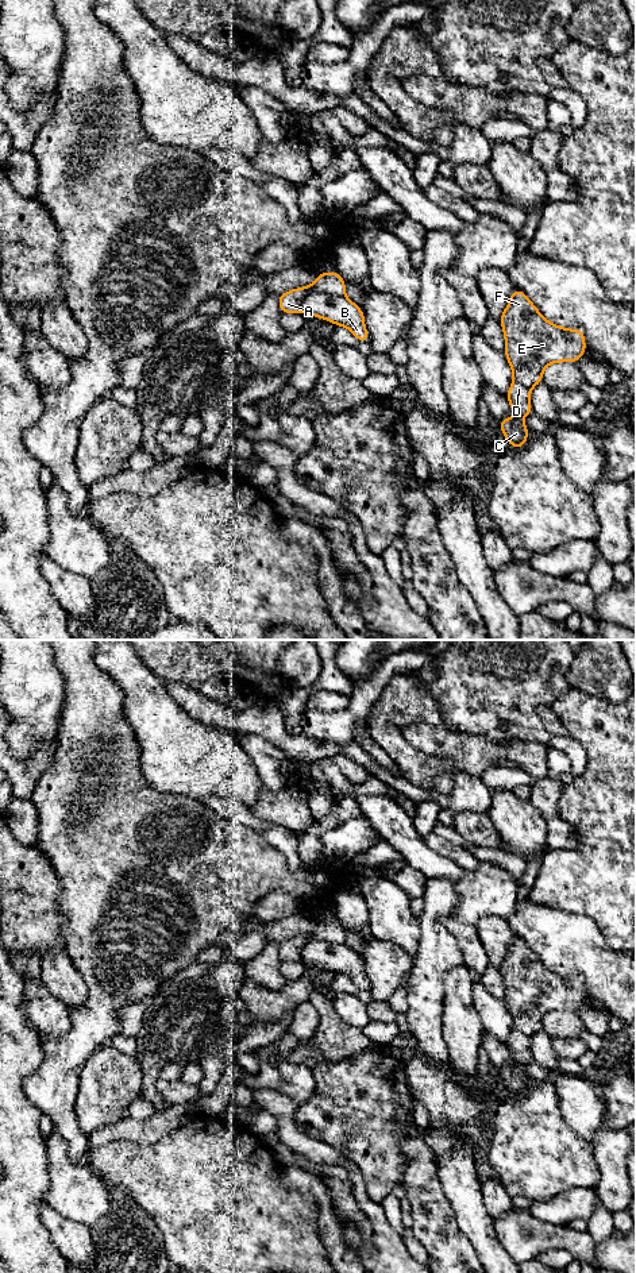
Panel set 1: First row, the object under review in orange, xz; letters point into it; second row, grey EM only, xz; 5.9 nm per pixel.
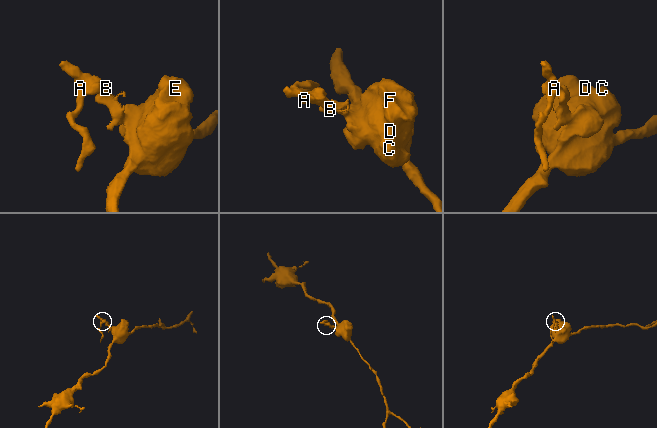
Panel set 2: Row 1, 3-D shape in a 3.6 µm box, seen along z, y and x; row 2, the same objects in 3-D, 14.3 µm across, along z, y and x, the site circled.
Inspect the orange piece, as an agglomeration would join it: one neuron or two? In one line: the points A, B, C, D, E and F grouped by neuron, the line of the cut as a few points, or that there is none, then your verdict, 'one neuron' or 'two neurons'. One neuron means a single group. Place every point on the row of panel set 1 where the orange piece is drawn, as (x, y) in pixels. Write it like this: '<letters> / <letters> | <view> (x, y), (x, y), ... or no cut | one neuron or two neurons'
A / B C D E F | xz (343, 294), (309, 292), (303, 301), (301, 311) | two neurons

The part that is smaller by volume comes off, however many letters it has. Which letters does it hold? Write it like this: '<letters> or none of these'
A

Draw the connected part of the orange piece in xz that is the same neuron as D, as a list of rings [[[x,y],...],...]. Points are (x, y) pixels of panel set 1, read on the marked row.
[[[517,288],[500,324],[505,336],[504,352],[513,373],[505,397],[516,417],[498,421],[510,448],[521,448],[528,441],[529,432],[521,418],[533,413],[529,402],[532,387],[543,382],[543,370],[548,364],[577,363],[586,352],[586,342],[582,329],[563,328],[544,319]]]

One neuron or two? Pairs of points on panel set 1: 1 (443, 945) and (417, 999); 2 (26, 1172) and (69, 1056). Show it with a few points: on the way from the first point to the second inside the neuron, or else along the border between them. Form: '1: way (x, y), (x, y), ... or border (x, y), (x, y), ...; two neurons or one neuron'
1: way (434, 959), (430, 965), (427, 986); one neuron
2: border (23, 1087), (26, 1098), (42, 1113); two neurons

